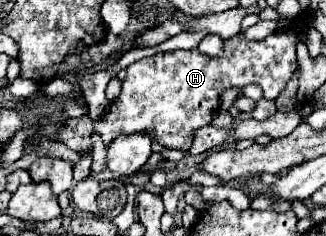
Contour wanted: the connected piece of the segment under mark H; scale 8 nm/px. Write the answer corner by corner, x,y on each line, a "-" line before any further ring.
301,23
301,25
295,25
295,29
291,29
287,35
285,35
285,33
273,33
273,35
269,35
269,37
267,37
267,39
263,39
263,41
247,41
247,39
239,33
237,37
233,37
233,39
225,41
225,51
223,51
219,57
207,57
207,55
201,55
197,49
193,49
193,51
169,51
169,53
155,53
155,55
151,55
151,57
139,59
139,61
131,63
131,65
125,69
125,71
127,71
127,75
125,75
125,79
123,79
123,89
121,89
121,95
119,95
119,97
117,97
117,99
109,105
109,111
107,111
103,118
98,121
91,121
89,117
69,117
67,119
63,119
63,121
57,121
57,123
47,123
47,125
43,125
43,127
41,127
41,131
35,135
35,139
37,139
37,137
41,137
41,135
47,135
47,137
51,137
51,139
63,141
69,149
73,149
73,151
81,153
81,151
89,151
89,149
93,149
93,145
91,145
91,133
99,133
103,139
103,143
105,143
105,147
107,147
107,145
109,145
109,143
111,143
119,135
141,133
141,131
147,131
147,133
155,131
155,133
157,133
157,137
155,137
155,139
159,141
159,145
169,147
169,149
181,149
181,151
187,151
187,149
189,149
189,135
193,135
193,131
195,131
197,127
205,127
205,125
209,125
209,123
211,123
211,117
213,117
213,113
215,113
215,111
217,111
217,107
219,107
219,93
221,93
223,89
229,89
229,87
245,87
245,85
253,83
253,85
257,85
257,87
261,87
261,89
263,89
263,97
265,97
265,99
275,99
275,97
277,97
277,95
285,89
287,81
291,79
291,75
293,75
293,71
295,71
295,67
297,67
295,43
297,43
297,39
299,39
301,27
303,27
303,23

